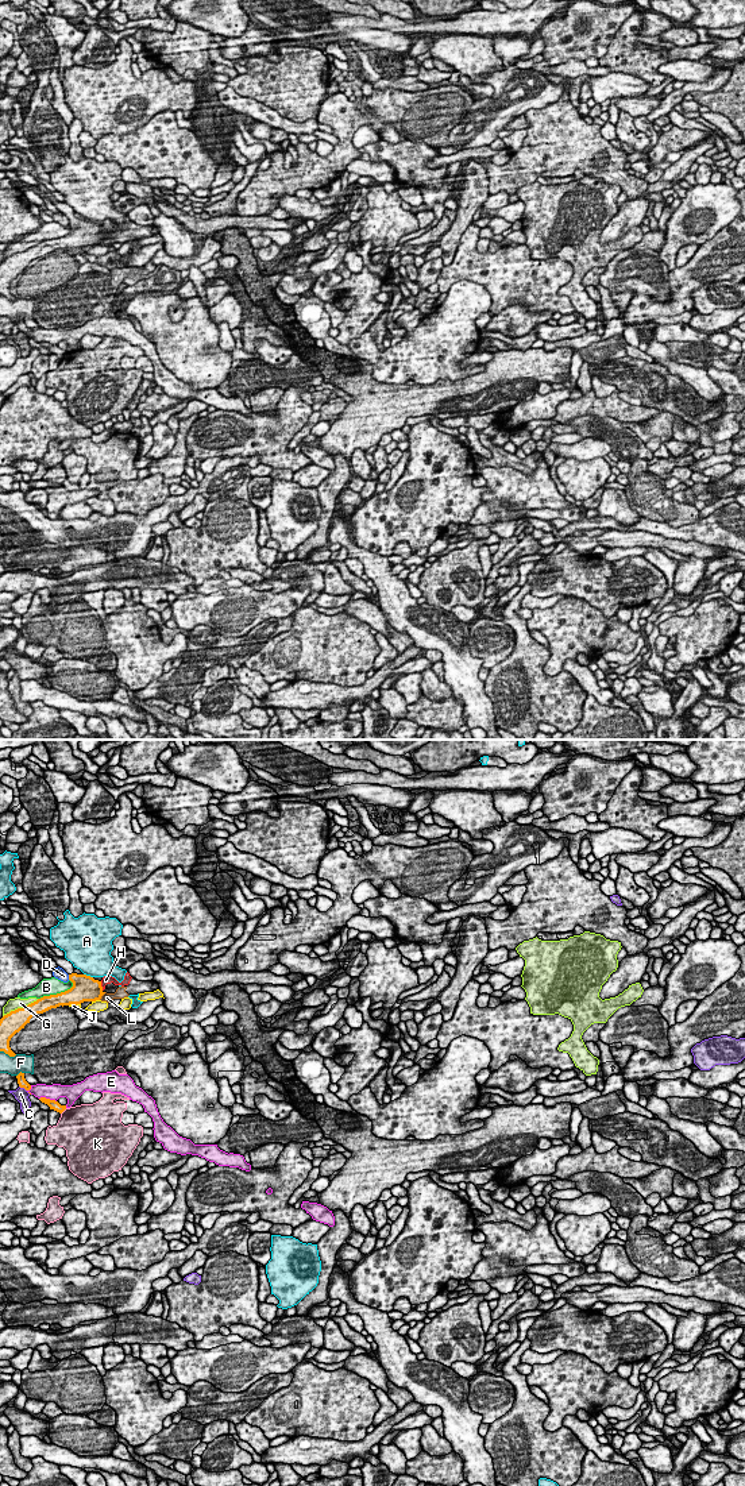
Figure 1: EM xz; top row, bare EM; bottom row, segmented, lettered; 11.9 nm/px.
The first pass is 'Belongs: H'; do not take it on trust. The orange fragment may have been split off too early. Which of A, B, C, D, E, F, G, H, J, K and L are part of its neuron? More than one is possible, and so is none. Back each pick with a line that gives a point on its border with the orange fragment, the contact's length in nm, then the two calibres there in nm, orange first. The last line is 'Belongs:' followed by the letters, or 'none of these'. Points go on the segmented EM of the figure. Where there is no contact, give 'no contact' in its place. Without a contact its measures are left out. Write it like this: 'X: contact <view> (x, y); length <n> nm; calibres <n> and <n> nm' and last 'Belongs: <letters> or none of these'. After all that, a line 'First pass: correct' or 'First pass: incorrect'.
Belongs: none of these
First pass: incorrect

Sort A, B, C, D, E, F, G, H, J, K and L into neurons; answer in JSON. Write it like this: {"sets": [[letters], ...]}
{"sets": [["A"], ["B"], ["C"], ["D"], ["E"], ["F"], ["G"], ["H", "L"], ["J"], ["K"]]}

